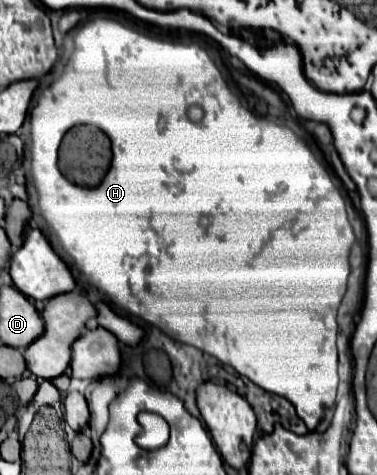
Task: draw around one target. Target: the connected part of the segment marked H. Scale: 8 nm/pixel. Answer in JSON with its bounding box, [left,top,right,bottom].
[31,19,355,431]

